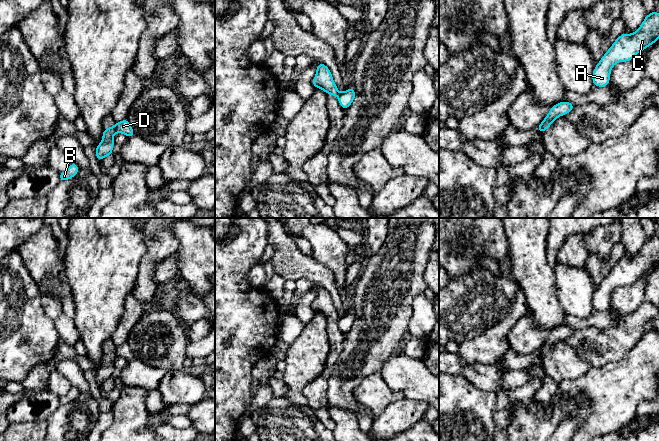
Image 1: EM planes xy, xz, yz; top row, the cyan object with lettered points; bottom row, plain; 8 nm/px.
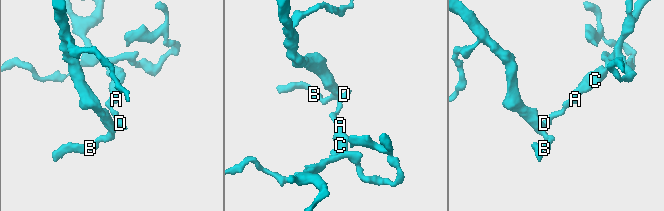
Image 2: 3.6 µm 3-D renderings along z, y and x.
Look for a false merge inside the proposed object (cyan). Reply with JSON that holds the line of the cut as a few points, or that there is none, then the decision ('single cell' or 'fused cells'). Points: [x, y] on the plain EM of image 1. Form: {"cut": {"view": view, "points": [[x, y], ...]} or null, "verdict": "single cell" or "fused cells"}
{"cut": {"view": "xy", "points": [[114, 349], [115, 356]]}, "verdict": "fused cells"}

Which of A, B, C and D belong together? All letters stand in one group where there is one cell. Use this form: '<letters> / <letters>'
A C D / B

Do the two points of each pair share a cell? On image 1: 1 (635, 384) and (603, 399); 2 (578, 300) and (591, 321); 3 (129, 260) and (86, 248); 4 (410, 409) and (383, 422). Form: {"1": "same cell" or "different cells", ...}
{"1": "same cell", "2": "different cells", "3": "same cell", "4": "same cell"}

